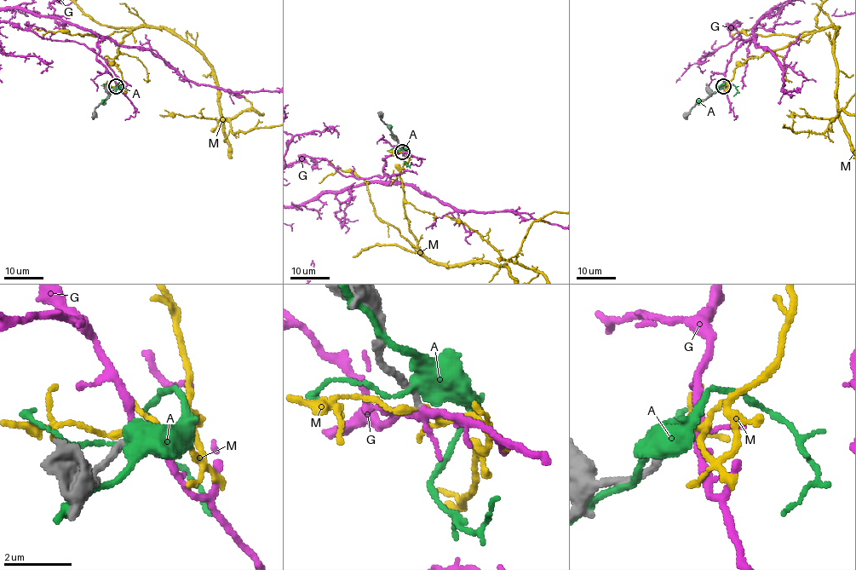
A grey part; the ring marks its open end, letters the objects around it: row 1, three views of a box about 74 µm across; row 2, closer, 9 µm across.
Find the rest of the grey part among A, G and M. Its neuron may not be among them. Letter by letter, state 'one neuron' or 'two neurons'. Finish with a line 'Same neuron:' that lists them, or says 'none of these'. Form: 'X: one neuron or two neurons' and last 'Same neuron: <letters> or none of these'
A: two neurons
G: two neurons
M: two neurons
Same neuron: none of these

